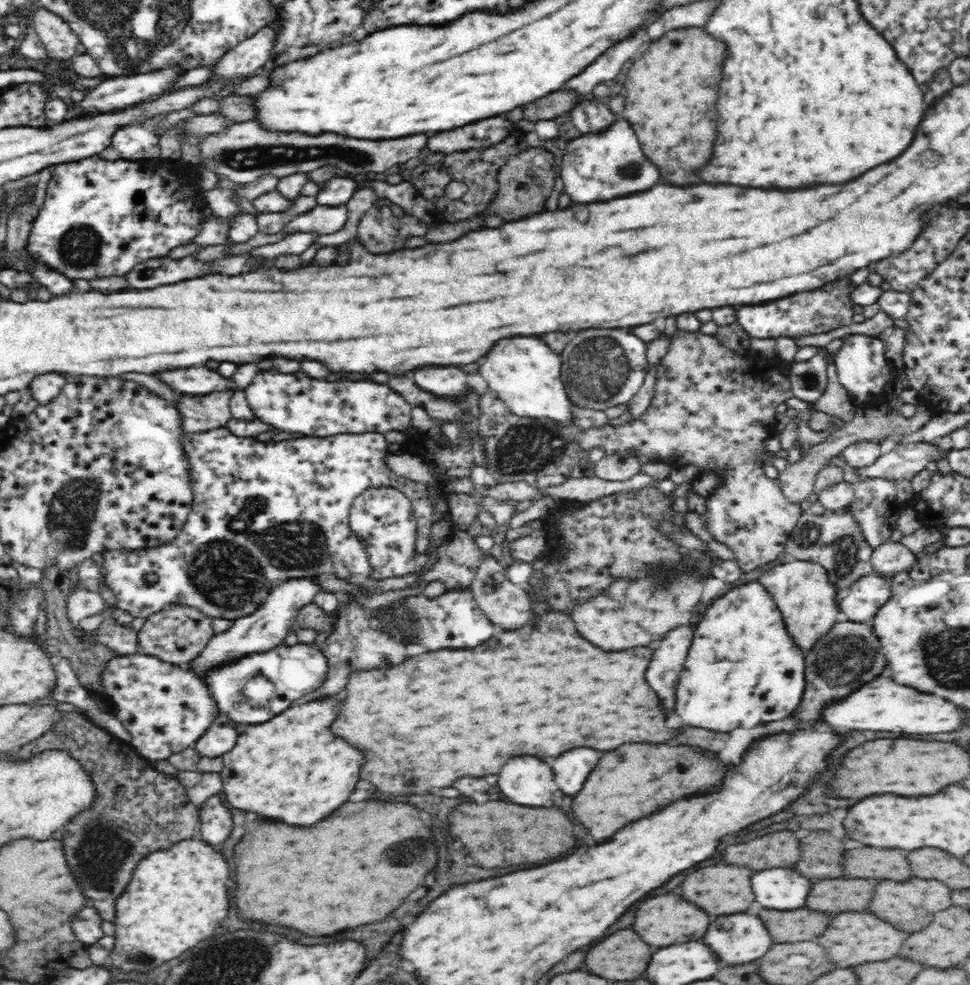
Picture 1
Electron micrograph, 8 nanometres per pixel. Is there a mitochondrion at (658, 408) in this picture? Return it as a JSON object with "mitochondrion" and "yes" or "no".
{"mitochondrion":"no"}

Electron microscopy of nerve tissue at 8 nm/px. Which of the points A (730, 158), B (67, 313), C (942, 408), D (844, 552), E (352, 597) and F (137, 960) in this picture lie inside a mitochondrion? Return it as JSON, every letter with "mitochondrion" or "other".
{"A":"other","B":"other","C":"other","D":"mitochondrion","E":"other","F":"mitochondrion"}

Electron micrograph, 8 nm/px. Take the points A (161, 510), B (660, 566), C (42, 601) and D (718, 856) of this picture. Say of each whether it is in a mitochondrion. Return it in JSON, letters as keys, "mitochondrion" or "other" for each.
{"A":"other","B":"mitochondrion","C":"other","D":"other"}

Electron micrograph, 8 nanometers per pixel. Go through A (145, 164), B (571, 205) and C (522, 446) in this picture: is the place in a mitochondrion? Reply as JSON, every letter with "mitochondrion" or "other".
{"A":"other","B":"other","C":"mitochondrion"}

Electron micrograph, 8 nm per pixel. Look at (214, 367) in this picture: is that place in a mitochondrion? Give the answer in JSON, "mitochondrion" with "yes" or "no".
{"mitochondrion":"no"}

